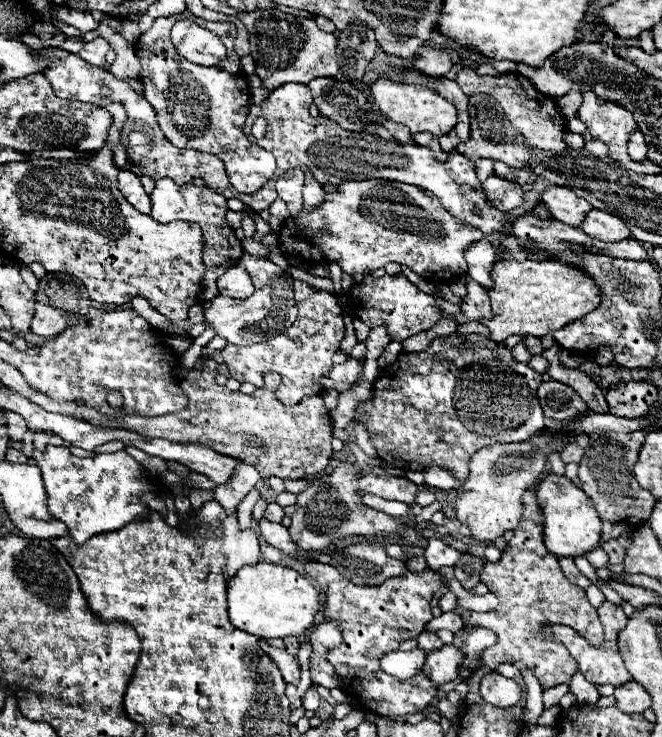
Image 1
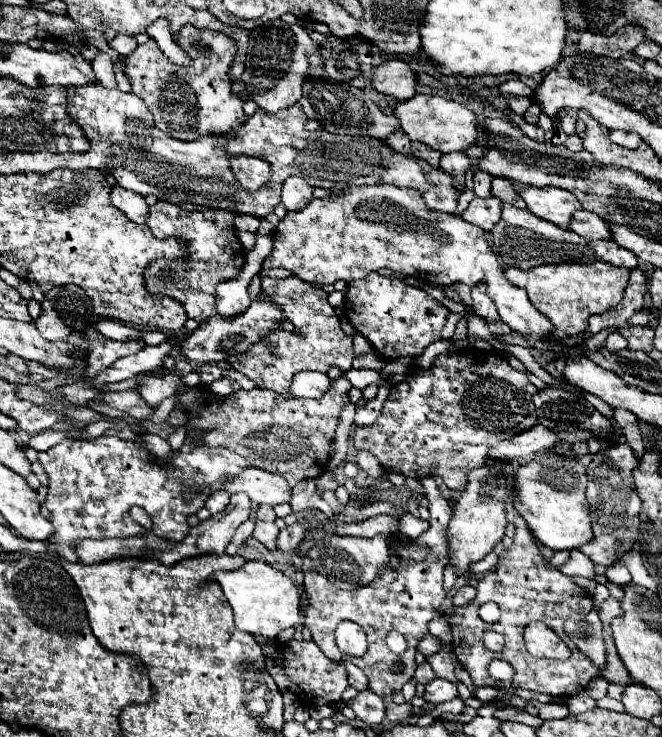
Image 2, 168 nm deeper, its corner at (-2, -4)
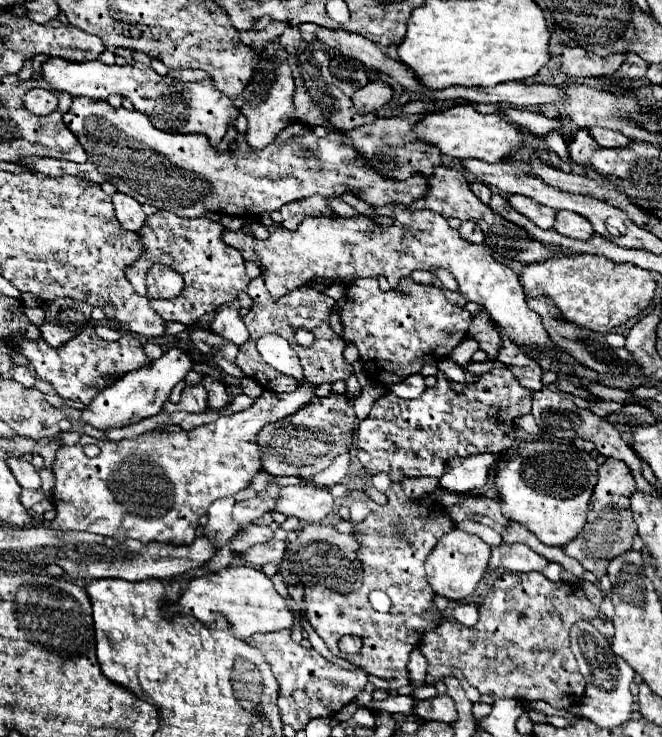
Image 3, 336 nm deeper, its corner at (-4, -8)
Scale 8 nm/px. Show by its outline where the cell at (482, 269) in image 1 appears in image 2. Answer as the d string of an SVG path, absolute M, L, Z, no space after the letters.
M477 284L477 288L471 288L471 296L473 296L473 310L477 316L489 318L489 320L499 320L497 308L493 308L493 302L485 294L485 284Z

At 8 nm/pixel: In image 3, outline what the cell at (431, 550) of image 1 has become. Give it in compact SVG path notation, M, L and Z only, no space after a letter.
M499 544L491 548L491 568L507 568L513 572L527 572L527 570L543 570L549 562L527 548L525 544Z

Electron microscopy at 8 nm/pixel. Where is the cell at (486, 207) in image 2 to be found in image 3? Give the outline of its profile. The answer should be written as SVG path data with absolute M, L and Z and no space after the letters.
M461 222L461 226L459 226L459 236L463 236L463 240L467 240L467 242L471 242L471 244L481 244L483 242L483 238L485 238L485 234L477 228L477 224L473 224L473 222Z

